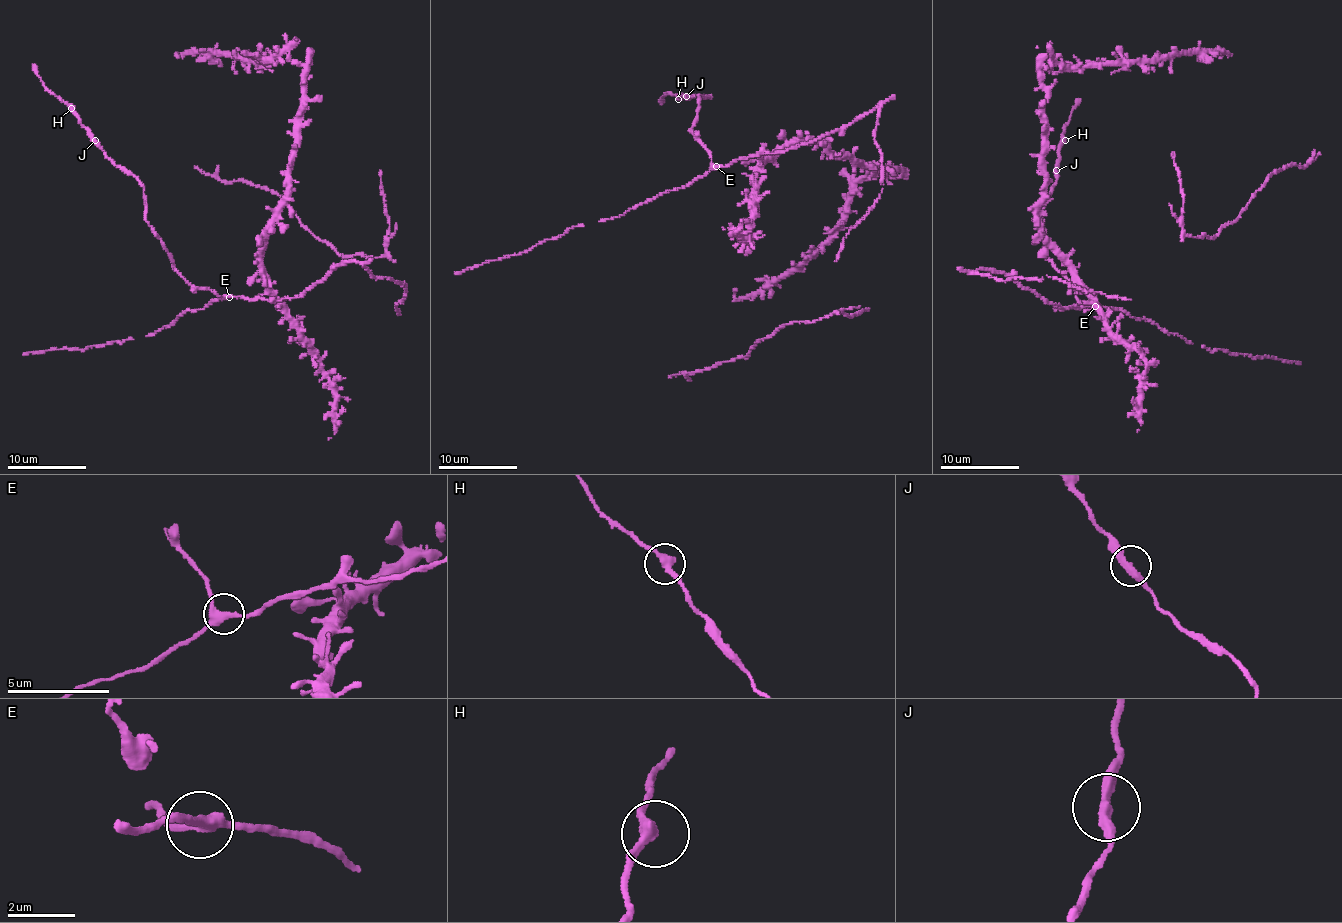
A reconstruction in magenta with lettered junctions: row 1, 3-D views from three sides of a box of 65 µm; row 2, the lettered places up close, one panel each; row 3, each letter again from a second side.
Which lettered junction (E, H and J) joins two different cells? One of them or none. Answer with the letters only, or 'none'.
none

